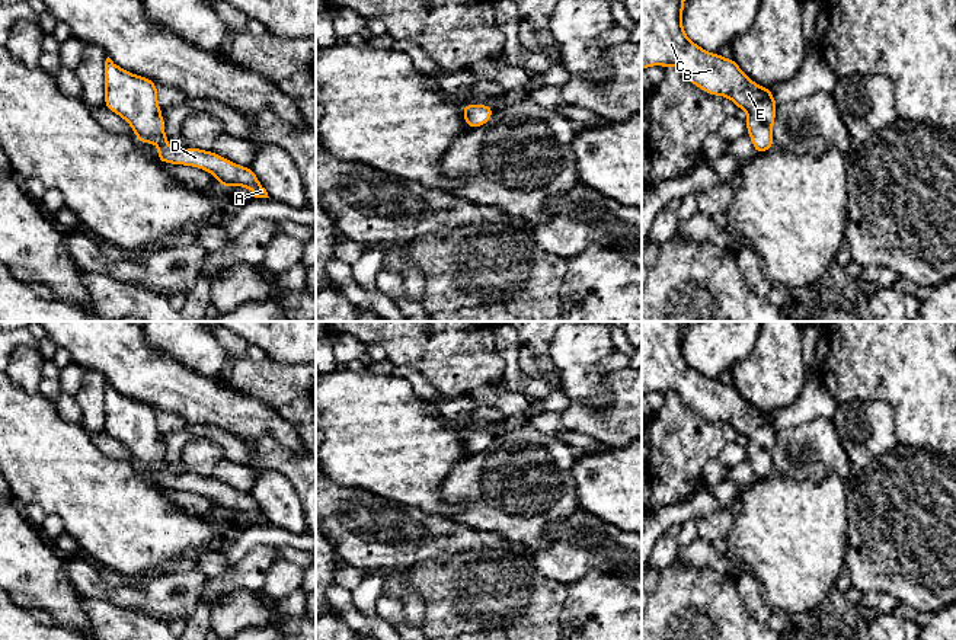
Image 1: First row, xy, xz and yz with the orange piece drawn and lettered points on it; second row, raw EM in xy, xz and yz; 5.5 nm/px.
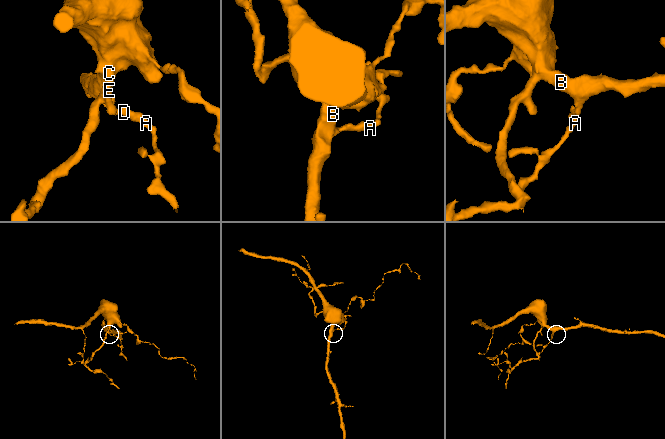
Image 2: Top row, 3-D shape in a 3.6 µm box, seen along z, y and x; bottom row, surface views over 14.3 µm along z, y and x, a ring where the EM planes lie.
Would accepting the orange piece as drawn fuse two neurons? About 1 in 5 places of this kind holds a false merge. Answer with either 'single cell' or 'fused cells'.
single cell

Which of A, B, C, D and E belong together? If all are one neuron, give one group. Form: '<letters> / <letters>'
A B C D E

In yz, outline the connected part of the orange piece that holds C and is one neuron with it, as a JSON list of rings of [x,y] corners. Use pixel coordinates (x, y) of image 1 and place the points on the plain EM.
[[[642,321],[642,397],[649,391],[675,391],[694,412],[713,422],[730,425],[738,435],[748,438],[746,460],[751,463],[755,480],[774,471],[773,451],[778,431],[771,413],[754,409],[733,384],[709,378],[694,369],[682,355],[685,321]]]

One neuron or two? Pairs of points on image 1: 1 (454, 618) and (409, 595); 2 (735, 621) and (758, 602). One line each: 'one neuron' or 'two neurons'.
1: two neurons
2: two neurons

